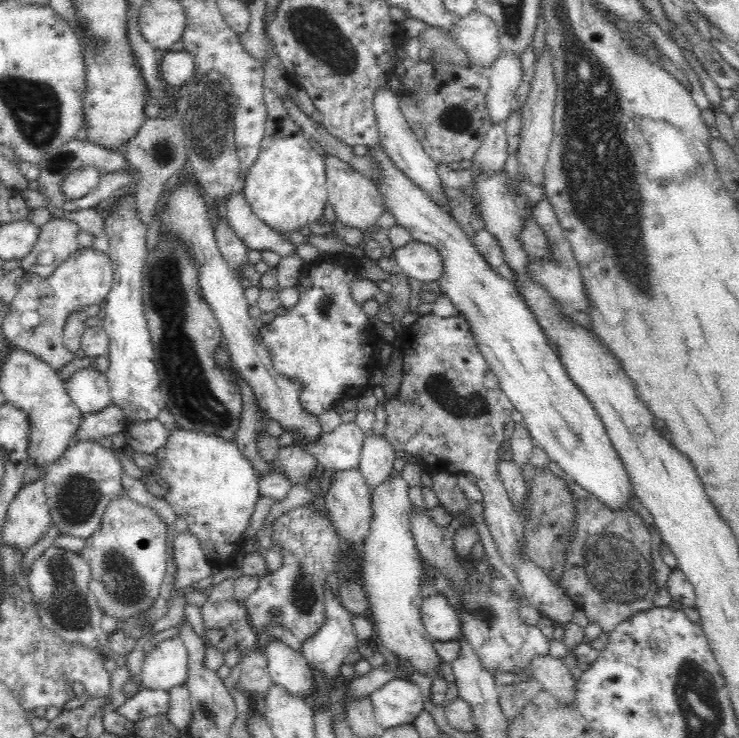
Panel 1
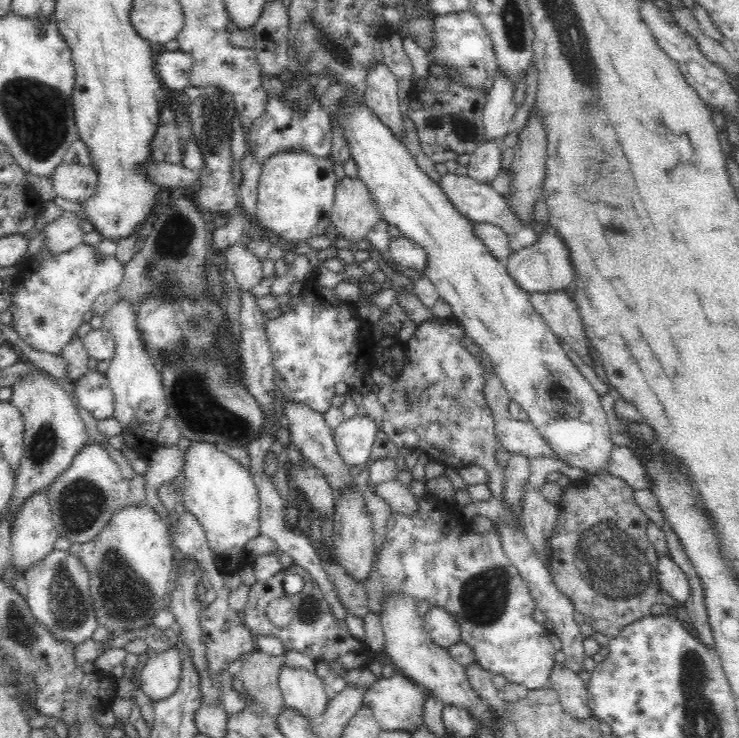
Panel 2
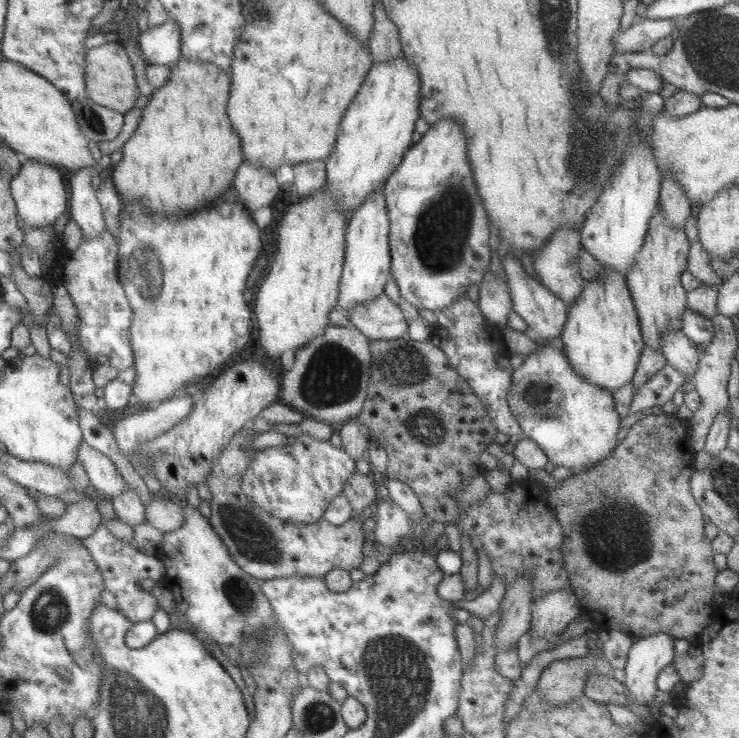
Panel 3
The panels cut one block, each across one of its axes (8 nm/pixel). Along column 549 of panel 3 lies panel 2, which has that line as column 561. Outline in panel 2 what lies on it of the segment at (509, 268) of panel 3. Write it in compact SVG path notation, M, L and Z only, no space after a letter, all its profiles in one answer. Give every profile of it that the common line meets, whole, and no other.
M532 292L529 298L532 307L542 316L551 332L556 337L563 338L567 347L573 349L586 366L600 371L593 349L585 336L578 306L567 292Z

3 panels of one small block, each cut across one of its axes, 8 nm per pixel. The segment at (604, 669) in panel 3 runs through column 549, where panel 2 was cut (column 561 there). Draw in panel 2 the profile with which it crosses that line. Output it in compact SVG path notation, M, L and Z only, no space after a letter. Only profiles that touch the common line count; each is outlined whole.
M555 663L552 674L548 674L548 683L556 689L563 709L576 720L591 718L592 709L588 707L588 687L577 672L564 664Z

